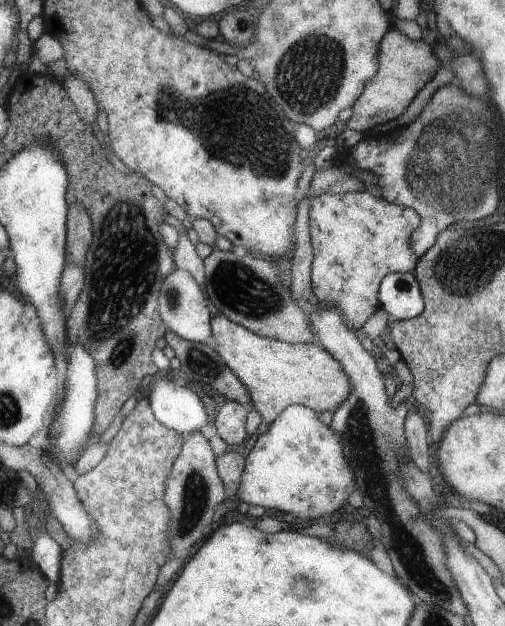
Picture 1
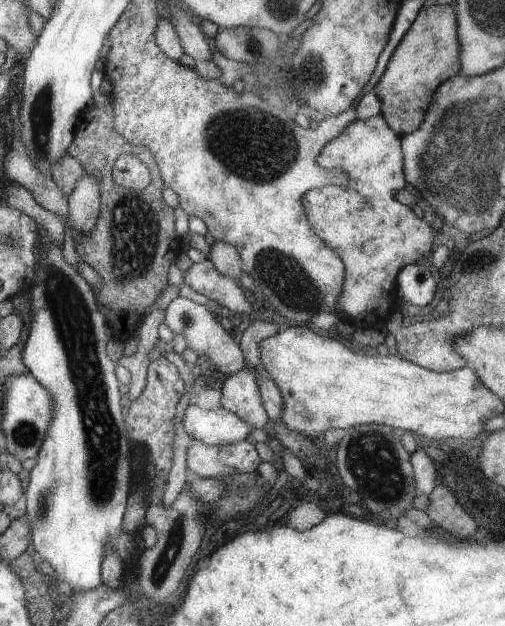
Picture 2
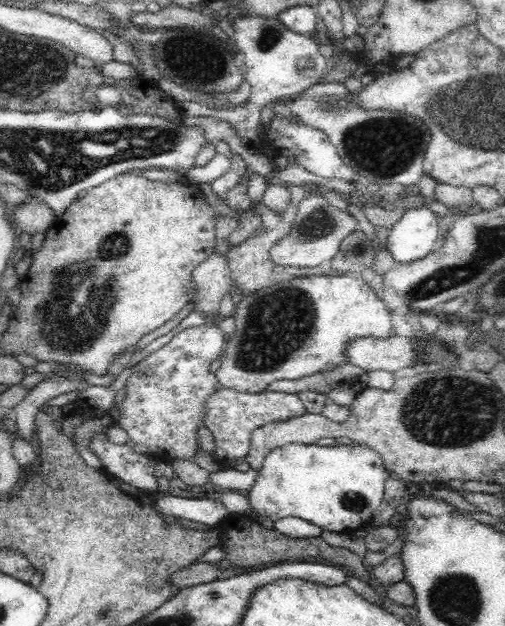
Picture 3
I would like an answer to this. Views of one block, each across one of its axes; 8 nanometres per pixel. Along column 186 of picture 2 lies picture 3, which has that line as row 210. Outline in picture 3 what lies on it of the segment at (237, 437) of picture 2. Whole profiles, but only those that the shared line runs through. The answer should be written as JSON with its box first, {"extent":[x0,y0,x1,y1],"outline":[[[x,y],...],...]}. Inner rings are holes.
{"extent":[386,204,439,265],"outline":[[[421,204],[412,207],[386,231],[389,253],[397,265],[424,258],[436,248],[439,238],[436,213]]]}

